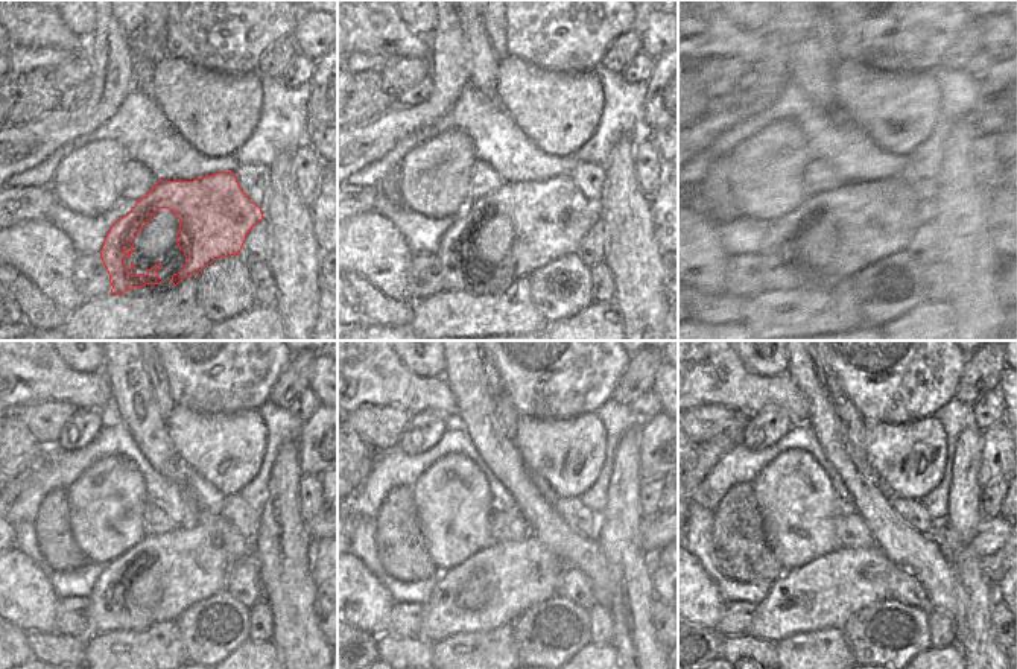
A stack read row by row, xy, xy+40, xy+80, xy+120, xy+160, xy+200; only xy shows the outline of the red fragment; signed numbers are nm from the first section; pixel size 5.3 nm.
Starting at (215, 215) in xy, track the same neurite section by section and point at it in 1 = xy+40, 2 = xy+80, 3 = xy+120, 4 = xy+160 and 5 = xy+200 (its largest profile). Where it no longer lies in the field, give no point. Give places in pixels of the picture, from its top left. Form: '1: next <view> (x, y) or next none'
1: next xy+40 (551, 218)
2: next xy+80 (885, 219)
3: next xy+120 (193, 567)
4: next xy+160 (519, 575)
5: next xy+200 (824, 593)

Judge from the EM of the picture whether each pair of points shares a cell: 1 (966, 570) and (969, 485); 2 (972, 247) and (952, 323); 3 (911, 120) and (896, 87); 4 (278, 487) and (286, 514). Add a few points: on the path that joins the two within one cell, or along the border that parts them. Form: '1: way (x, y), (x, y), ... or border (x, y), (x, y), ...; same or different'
1: way (959, 549), (959, 523), (964, 516), (964, 507); same
2: border (953, 303), (964, 324); different
3: way (905, 113), (896, 104), (896, 95); same
4: way (281, 493), (281, 508); same

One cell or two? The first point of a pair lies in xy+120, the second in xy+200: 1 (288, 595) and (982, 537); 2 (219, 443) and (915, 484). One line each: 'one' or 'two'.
1: two
2: one

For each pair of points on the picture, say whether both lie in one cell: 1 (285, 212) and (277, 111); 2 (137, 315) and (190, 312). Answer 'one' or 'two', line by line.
1: two
2: one

